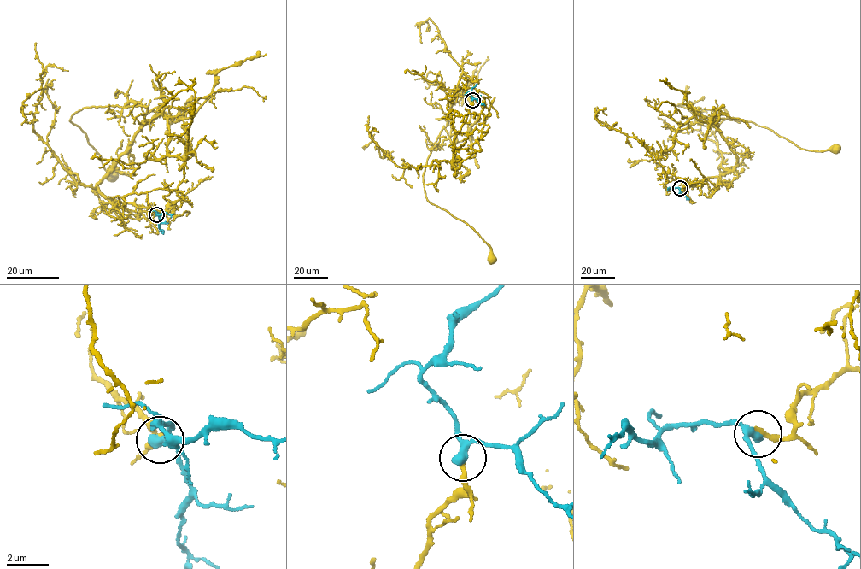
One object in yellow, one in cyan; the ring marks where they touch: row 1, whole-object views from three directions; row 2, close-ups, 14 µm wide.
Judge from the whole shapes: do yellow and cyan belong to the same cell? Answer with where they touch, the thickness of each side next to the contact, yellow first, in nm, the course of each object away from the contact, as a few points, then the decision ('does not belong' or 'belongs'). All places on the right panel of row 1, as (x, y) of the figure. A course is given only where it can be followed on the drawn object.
at (680, 188); 280 nm thick on the yellow side, 360 nm on the other; yellow runs (680, 188), (728, 173), (736, 162), (718, 131), (701, 117), (754, 122), (801, 149), (835, 149); cyan runs (680, 189), (668, 188); belongs

